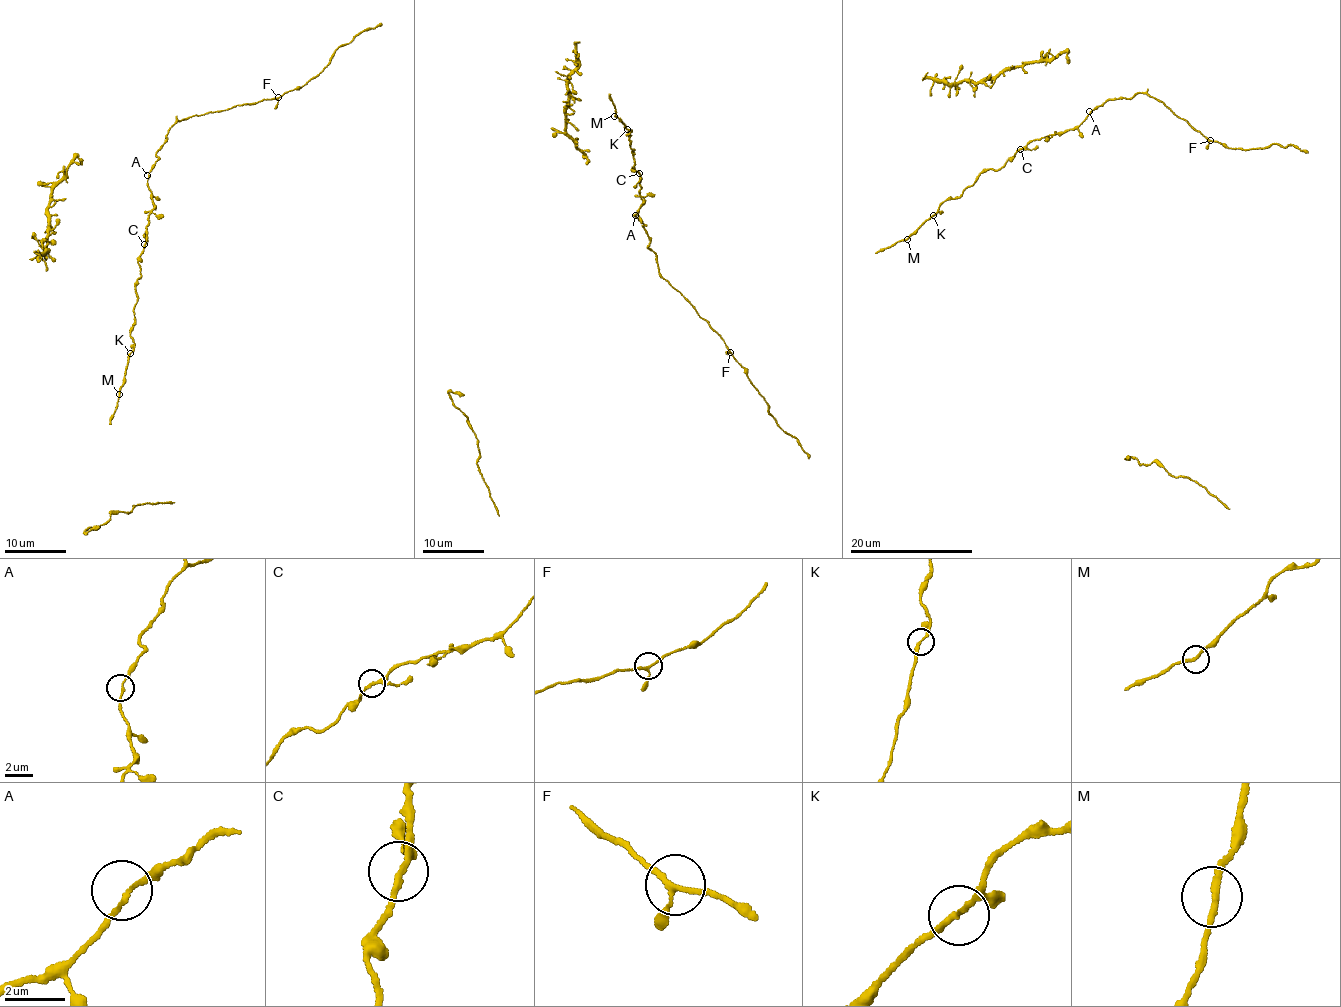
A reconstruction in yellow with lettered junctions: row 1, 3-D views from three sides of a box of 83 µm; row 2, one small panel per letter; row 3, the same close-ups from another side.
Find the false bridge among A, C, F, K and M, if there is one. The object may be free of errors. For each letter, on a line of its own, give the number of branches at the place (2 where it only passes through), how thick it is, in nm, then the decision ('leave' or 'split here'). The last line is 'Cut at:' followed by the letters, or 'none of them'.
A: 2 | 140 nm | leave
C: 3 | 170 nm | leave
F: 3 | 150 nm | split here
K: 2 | 190 nm | leave
M: 2 | 200 nm | leave
Cut at: F

